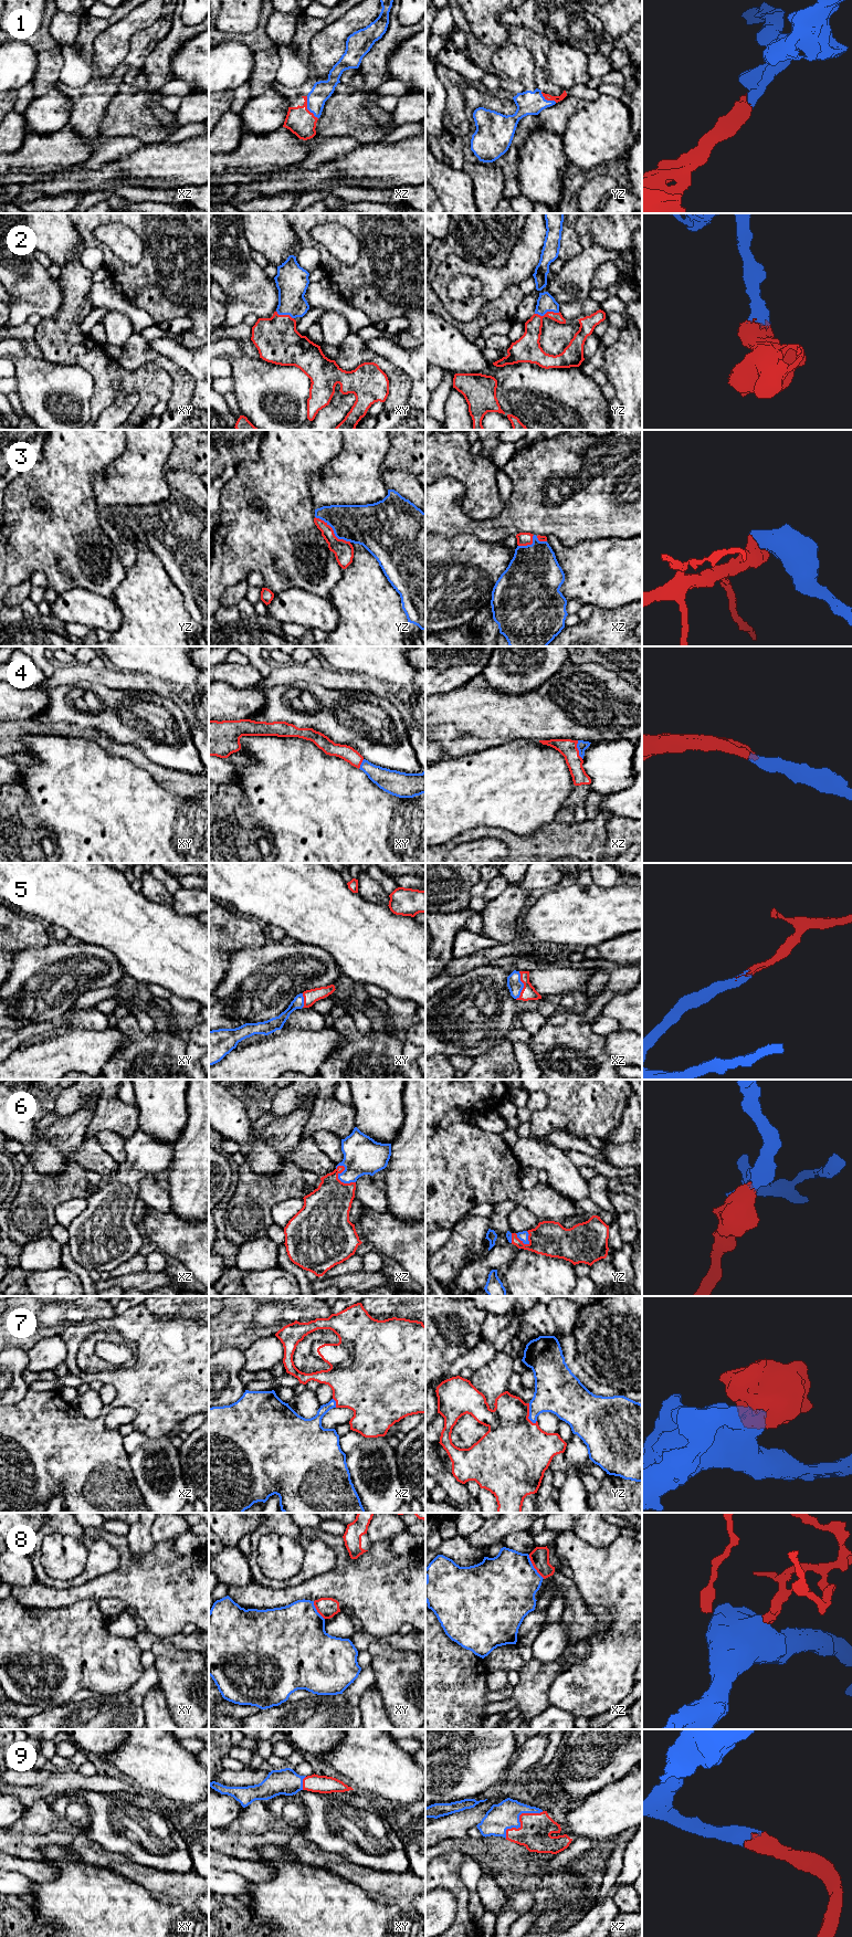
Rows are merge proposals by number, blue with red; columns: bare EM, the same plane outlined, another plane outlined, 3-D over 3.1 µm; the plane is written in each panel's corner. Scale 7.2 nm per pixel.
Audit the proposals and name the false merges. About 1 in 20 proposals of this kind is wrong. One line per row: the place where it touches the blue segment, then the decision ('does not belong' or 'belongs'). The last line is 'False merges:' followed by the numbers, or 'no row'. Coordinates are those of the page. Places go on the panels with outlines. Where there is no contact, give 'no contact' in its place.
1: contact xz (307, 107); belongs
2: contact yz (547, 311); belongs
3: contact yz (334, 532); belongs
4: contact xz (578, 749); belongs
5: contact xz (523, 986); belongs
6: contact xz (338, 1177); belongs
7: contact yz (529, 1414); belongs
8: contact xz (533, 1567); does not belong
9: contact xz (518, 1820); belongs
False merges: 8

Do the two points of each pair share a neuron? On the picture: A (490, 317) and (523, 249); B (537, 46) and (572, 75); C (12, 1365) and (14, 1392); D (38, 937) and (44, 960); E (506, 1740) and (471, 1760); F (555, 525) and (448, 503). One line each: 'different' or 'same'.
A: different
B: different
C: same
D: different
E: same
F: same

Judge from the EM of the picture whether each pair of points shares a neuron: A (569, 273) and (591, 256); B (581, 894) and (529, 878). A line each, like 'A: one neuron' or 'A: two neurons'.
A: one neuron
B: two neurons

